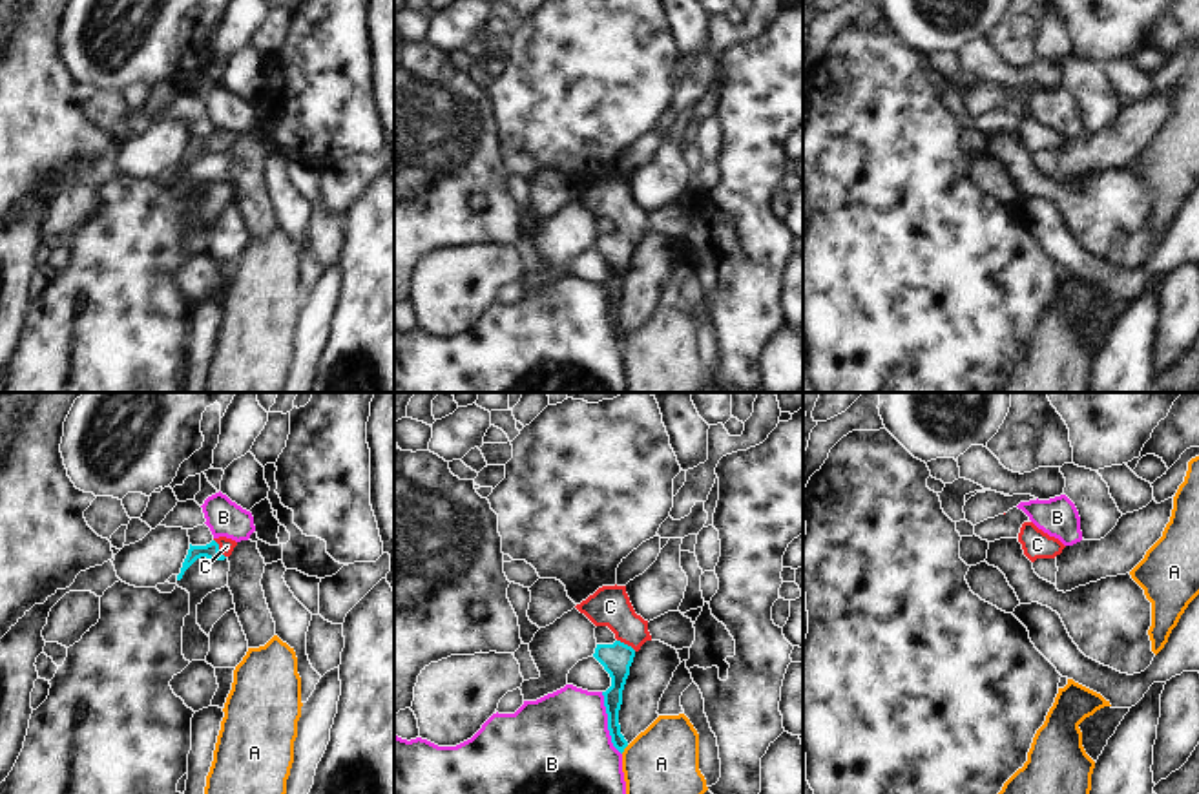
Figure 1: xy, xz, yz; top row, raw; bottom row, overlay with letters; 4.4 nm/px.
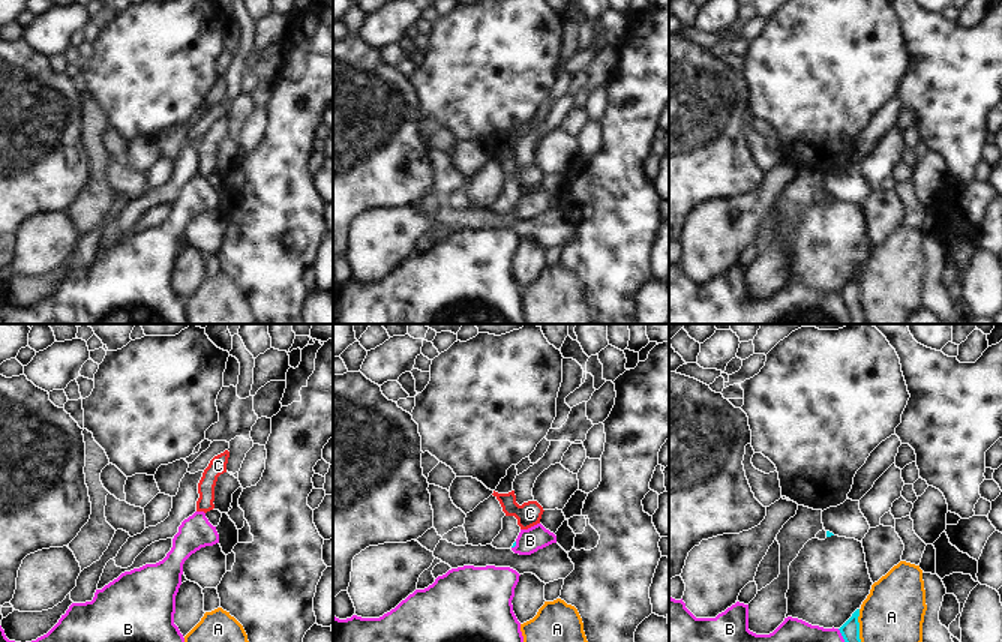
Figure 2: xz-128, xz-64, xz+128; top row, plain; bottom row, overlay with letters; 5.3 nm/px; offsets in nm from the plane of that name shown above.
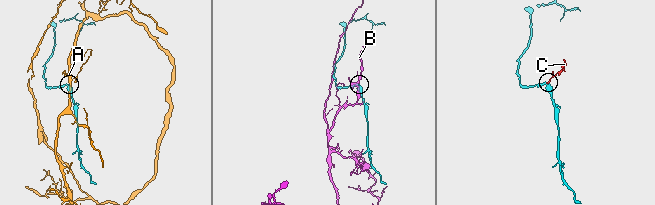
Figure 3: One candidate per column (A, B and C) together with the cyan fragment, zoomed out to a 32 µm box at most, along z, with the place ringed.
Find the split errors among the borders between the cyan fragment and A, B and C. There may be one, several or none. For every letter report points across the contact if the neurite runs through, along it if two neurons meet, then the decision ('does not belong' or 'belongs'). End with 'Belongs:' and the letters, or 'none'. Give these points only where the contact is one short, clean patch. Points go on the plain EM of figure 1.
A: border along xz (628, 336), (621, 344); does not belong
B: does not belong
C: runs through xy (210, 141), (218, 139), (227, 137); belongs
Belongs: C

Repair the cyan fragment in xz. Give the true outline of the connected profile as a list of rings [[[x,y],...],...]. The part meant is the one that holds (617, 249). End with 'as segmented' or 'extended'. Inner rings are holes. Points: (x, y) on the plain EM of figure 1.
[[[617,175],[599,179],[575,199],[595,217],[608,217],[617,230],[613,235],[597,235],[593,248],[611,268],[611,277],[602,287],[611,334],[622,345],[628,338],[619,316],[622,281],[635,245],[646,232],[652,232],[648,212],[635,204],[626,177]]]; extended

